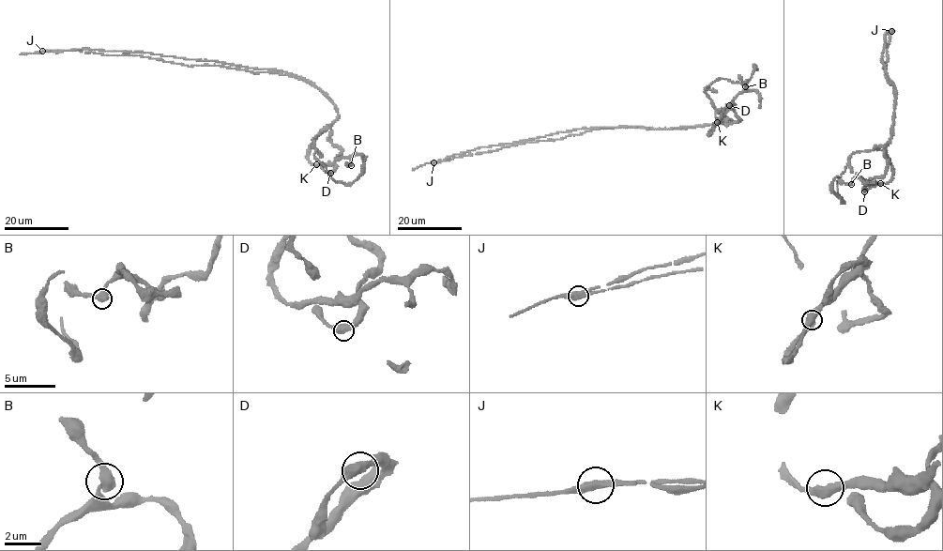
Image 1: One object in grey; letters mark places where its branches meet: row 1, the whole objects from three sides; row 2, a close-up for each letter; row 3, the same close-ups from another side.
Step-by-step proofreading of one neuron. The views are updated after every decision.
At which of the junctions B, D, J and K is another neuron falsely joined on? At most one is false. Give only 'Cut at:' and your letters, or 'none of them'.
Cut at: J

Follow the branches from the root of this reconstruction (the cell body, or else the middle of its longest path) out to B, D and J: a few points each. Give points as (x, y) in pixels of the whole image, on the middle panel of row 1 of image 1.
B: (654, 129), (682, 129), (732, 122), (726, 118), (727, 122), (737, 122), (739, 119), (732, 103), (745, 86)
D: (654, 129), (682, 129), (732, 122), (726, 118), (727, 122), (737, 122), (739, 119), (733, 105), (729, 105)
J: (654, 129), (579, 129), (479, 147), (433, 163)

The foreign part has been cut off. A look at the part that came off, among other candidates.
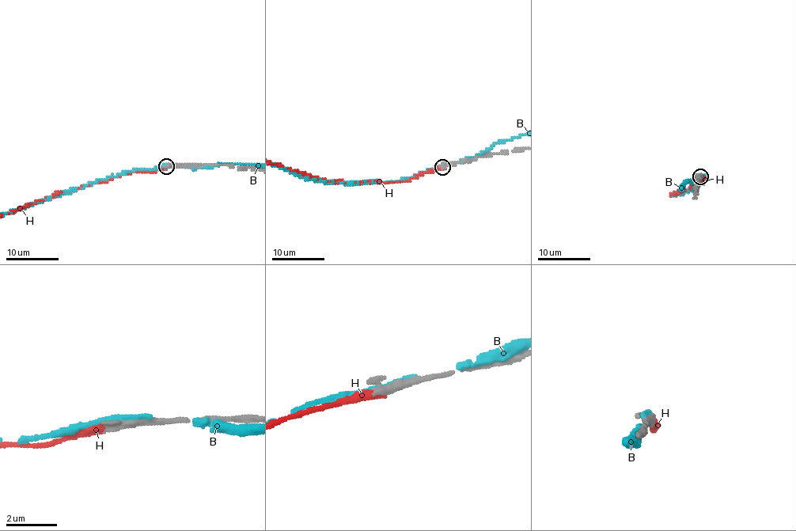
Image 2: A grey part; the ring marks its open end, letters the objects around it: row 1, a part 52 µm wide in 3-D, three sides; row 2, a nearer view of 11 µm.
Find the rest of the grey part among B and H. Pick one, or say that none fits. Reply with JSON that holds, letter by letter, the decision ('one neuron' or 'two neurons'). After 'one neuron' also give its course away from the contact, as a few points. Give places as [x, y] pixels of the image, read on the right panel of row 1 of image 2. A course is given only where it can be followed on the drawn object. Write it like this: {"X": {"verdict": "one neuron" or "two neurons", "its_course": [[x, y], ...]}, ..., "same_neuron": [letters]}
{"B": {"verdict": "two neurons"}, "H": {"verdict": "one neuron"}, "same_neuron": ["H"]}

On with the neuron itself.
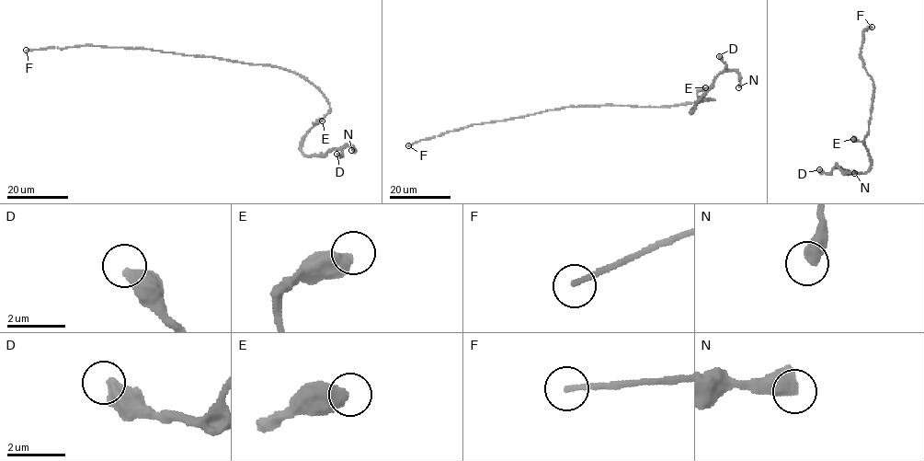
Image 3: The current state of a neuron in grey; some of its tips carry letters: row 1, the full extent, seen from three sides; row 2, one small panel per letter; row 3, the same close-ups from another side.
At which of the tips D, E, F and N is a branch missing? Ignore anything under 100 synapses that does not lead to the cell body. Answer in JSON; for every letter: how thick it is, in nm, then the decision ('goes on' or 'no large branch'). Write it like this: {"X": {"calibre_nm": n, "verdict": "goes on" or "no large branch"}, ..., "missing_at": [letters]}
{"D": {"calibre_nm": 500, "verdict": "no large branch"}, "E": {"calibre_nm": 550, "verdict": "no large branch"}, "F": {"calibre_nm": 170, "verdict": "goes on"}, "N": {"calibre_nm": 550, "verdict": "no large branch"}, "missing_at": ["F"]}

